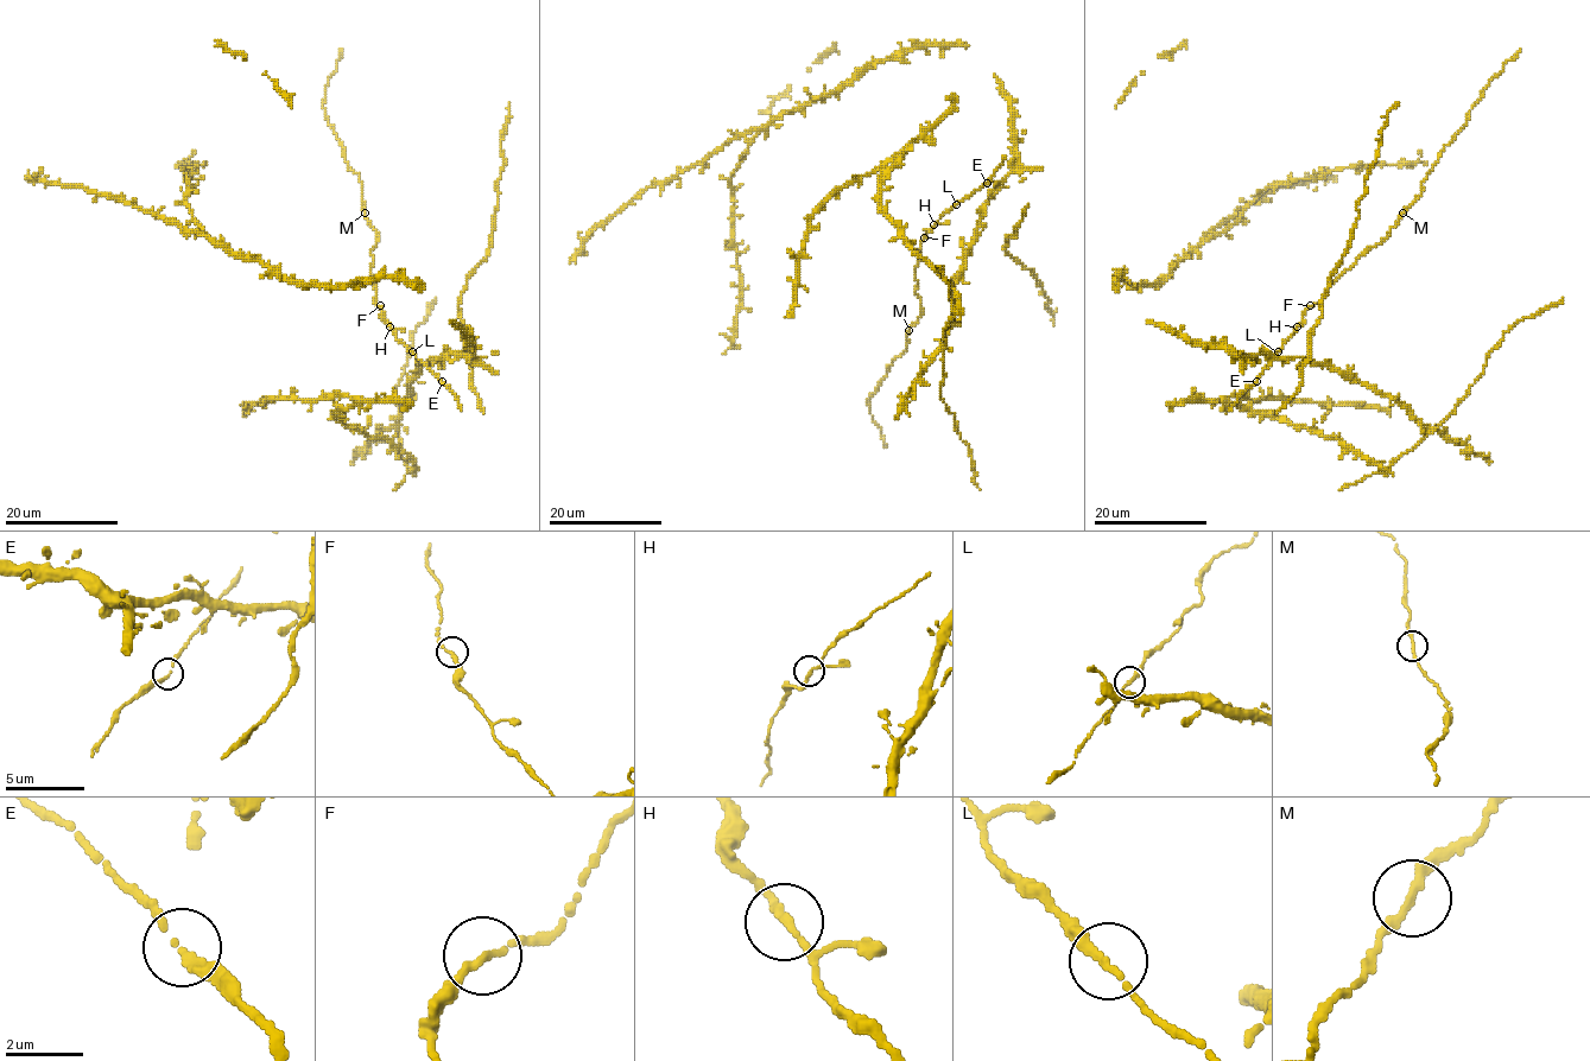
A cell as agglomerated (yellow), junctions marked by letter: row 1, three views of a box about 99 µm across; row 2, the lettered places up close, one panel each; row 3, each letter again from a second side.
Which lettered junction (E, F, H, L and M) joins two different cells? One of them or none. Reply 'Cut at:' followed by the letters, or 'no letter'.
Cut at: no letter

